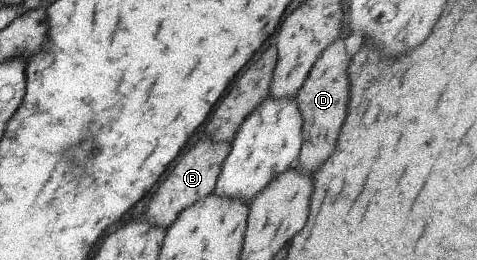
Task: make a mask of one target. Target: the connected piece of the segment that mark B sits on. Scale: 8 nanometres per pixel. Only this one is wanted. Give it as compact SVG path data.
M202 141L202 143L196 143L192 149L188 149L186 153L182 153L180 155L182 159L178 159L174 163L172 171L164 177L164 181L158 185L158 189L150 197L150 203L146 205L148 207L146 221L154 223L155 227L163 228L166 231L172 223L175 223L177 216L185 208L212 194L222 163L230 152L230 147L230 143Z

